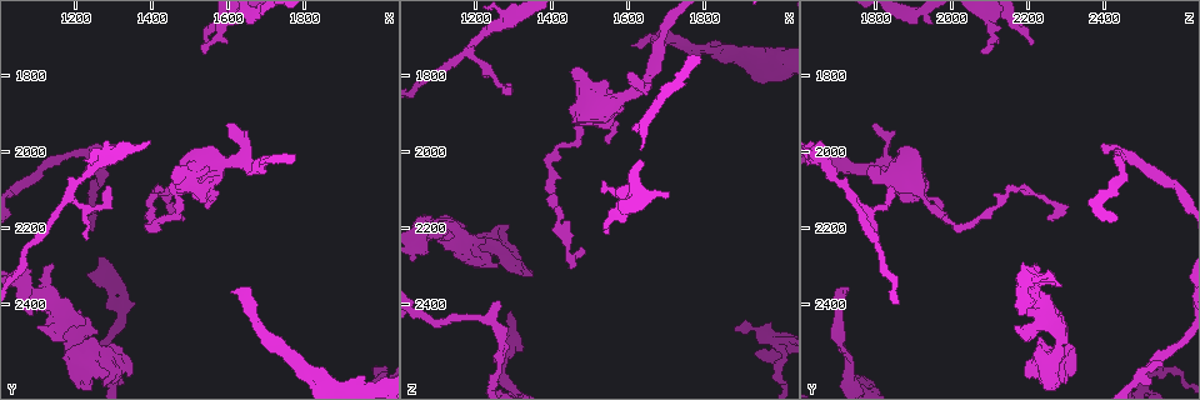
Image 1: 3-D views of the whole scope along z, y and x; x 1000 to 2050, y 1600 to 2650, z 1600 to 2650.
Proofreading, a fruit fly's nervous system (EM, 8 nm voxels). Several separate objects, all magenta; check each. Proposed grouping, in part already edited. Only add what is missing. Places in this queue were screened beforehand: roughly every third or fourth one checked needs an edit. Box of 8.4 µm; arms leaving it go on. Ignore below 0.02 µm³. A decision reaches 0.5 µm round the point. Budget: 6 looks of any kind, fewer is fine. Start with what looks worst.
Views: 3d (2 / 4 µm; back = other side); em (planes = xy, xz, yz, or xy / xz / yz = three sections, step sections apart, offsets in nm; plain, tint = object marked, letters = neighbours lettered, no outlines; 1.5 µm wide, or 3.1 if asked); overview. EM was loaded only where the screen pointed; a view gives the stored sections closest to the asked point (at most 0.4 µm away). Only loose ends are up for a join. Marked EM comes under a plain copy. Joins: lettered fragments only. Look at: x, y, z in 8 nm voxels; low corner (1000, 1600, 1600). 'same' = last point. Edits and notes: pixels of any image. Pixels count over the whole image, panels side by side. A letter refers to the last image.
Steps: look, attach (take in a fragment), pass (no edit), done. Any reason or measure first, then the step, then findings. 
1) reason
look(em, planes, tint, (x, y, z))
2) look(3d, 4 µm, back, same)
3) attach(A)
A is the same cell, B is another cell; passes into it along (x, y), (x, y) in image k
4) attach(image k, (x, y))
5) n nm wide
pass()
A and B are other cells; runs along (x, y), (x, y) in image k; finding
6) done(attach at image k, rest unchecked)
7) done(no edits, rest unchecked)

an open end
look(em, planes, letters, (1530, 1740, 2080))

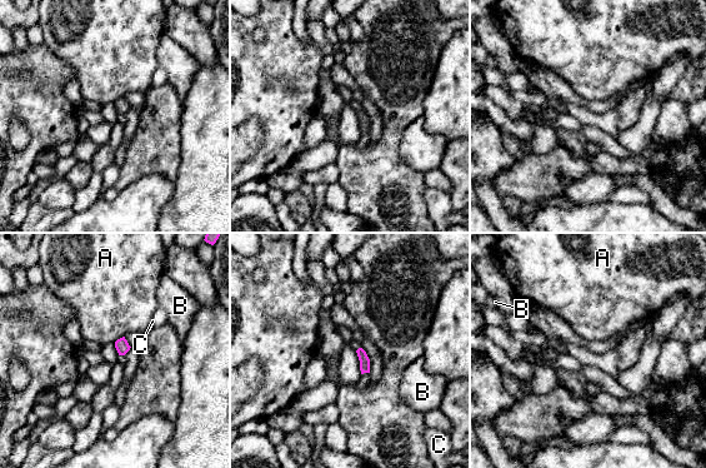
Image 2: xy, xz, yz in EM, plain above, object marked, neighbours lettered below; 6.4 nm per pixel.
pass()
A, B and C are other cells; border along (124, 335), (114, 342) in image 2; no lettered fragment goes on from it

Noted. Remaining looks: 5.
end of a long branch
look(3d, 4 µm, (1610, 2365, 1720))

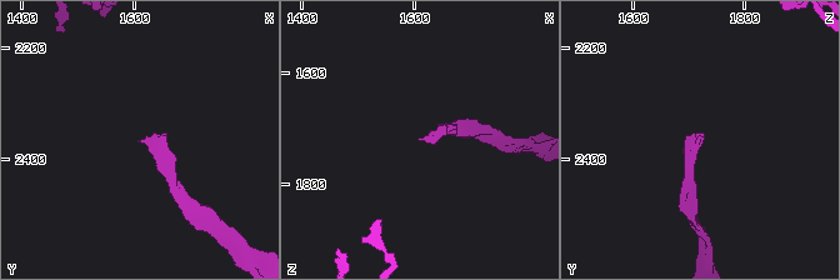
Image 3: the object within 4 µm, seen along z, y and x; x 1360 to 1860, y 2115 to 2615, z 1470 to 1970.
shape alone is not enough
look(em, yz, step 4, letters, (1610, 2370, 1720))

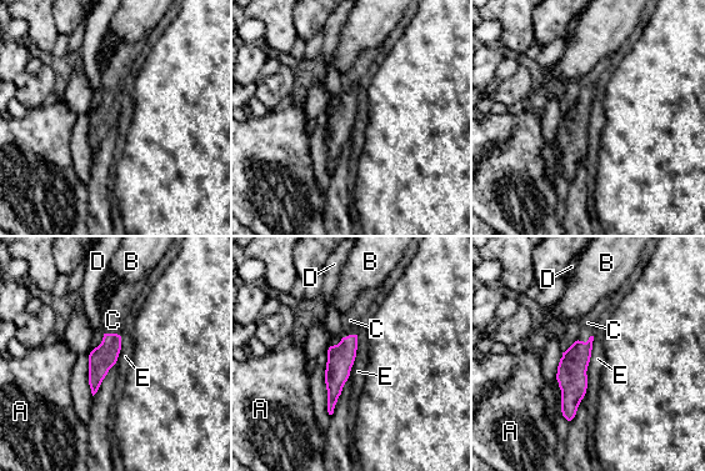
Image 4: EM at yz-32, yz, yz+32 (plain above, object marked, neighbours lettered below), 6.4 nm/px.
attach(C)
C is the same cell, A, B, D and E are other cells; passes into it along (571, 376), (586, 341), (588, 322) in image 4; it goes on there

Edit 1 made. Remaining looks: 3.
branch stops here
look(em, xz, step 4, letters, (1140, 2295, 2210))

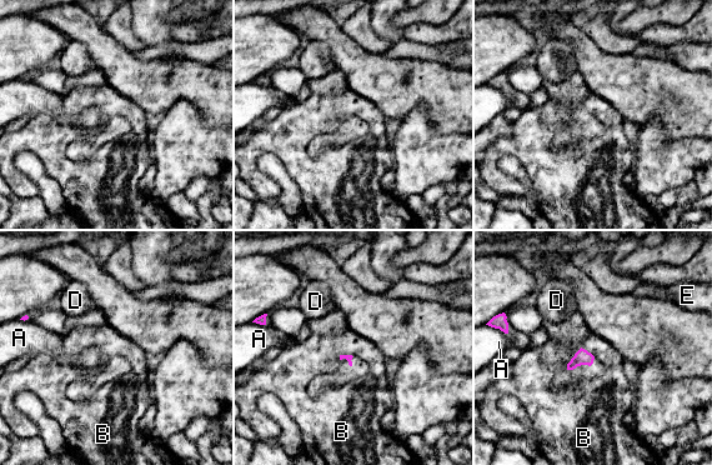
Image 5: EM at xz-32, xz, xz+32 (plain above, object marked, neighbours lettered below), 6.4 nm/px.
look(em, planes, letters, same)

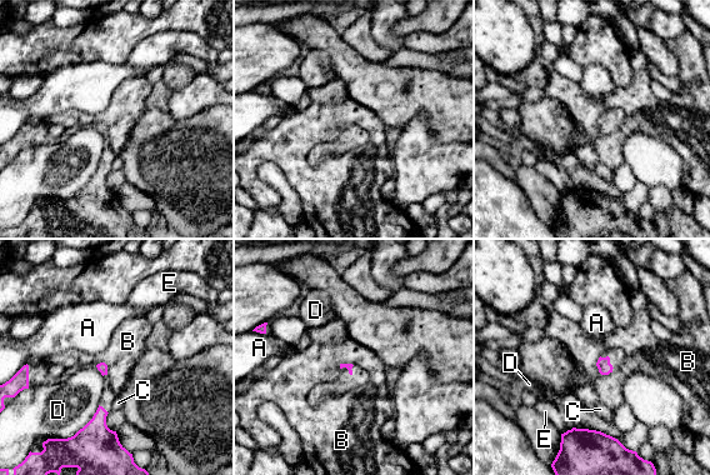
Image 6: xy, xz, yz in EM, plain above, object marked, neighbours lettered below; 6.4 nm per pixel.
pass()
A, B, C, D and E are other cells; border along (599, 356), (596, 368), (608, 375) in image 6; none of them fits

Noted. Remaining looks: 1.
done(attach at image 4, rest unchecked)

